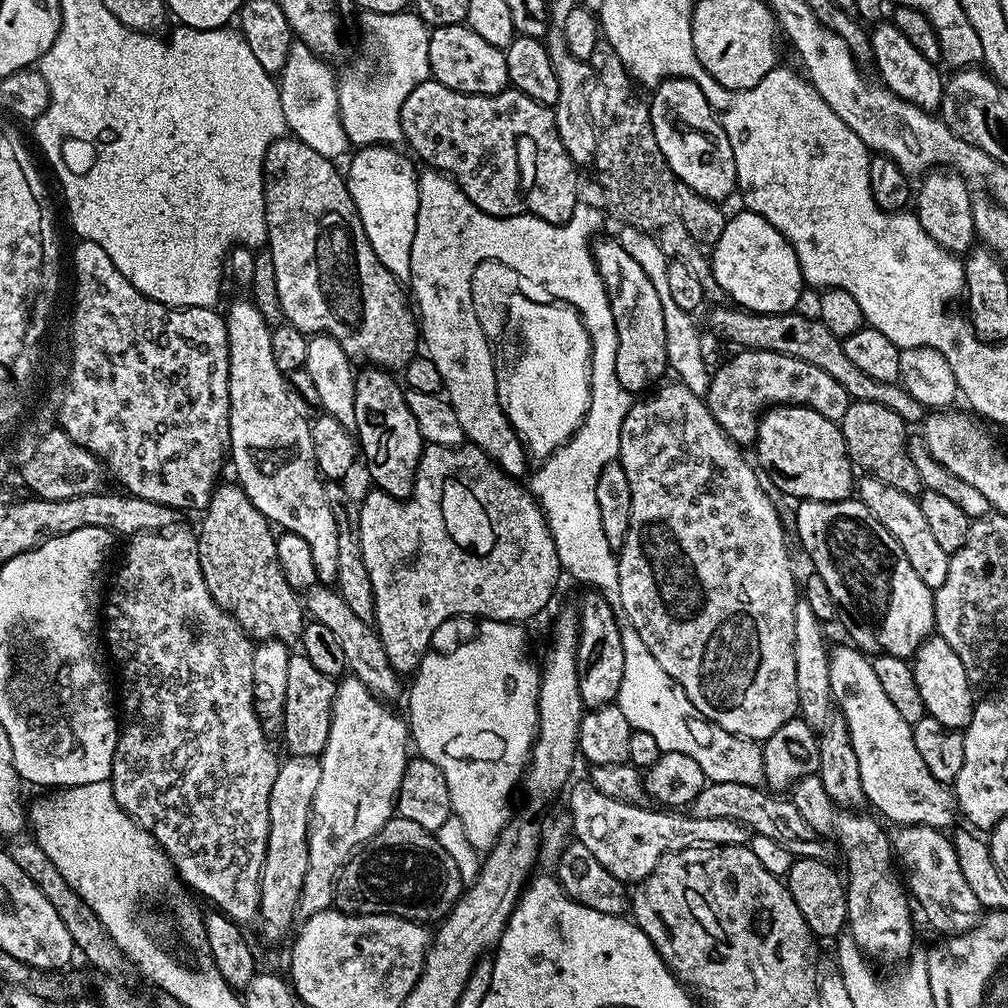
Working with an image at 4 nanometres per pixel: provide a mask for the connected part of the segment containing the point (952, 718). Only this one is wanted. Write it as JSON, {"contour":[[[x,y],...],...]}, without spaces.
{"contour":[[[938,634],[929,636],[923,646],[916,651],[916,655],[911,661],[911,666],[914,670],[914,682],[918,682],[918,691],[922,693],[925,713],[938,718],[938,722],[942,722],[942,726],[950,726],[961,730],[967,728],[972,720],[972,709],[974,707],[972,684],[968,681],[970,669],[964,665],[962,658],[958,658],[958,654],[954,654],[954,650],[950,650],[950,642],[946,642]]]}

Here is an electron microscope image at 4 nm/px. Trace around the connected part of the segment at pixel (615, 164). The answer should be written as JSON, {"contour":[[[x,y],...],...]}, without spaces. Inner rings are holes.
{"contour":[[[601,38],[598,46],[594,46],[590,63],[596,74],[590,90],[590,114],[592,121],[598,125],[594,169],[597,182],[604,187],[609,206],[624,219],[627,227],[650,234],[669,260],[677,260],[682,262],[682,266],[687,266],[690,274],[694,274],[702,285],[705,301],[713,300],[713,305],[723,305],[726,297],[714,278],[705,249],[696,244],[694,238],[686,234],[686,226],[682,226],[676,193],[678,181],[662,150],[658,150],[658,138],[654,138],[654,126],[648,113],[649,101],[636,93],[637,85],[629,76],[622,58],[614,54],[614,46],[610,46],[608,40]]]}

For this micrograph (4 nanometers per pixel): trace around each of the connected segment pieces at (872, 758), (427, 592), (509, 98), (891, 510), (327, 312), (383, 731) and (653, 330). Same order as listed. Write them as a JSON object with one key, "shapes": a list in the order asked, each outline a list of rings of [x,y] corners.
{"shapes":[[[[847,647],[831,649],[828,658],[830,690],[835,707],[850,730],[854,754],[858,754],[858,774],[862,774],[865,801],[869,805],[873,804],[877,808],[875,811],[885,821],[893,820],[893,825],[921,824],[948,830],[956,816],[958,820],[958,805],[953,789],[938,782],[938,778],[926,770],[914,746],[912,725],[899,716],[890,698],[886,698],[874,674],[871,659],[859,648]]],[[[465,442],[455,448],[428,444],[418,462],[416,481],[412,487],[412,494],[407,500],[399,500],[390,494],[379,490],[371,490],[364,496],[364,501],[359,501],[358,515],[356,518],[356,537],[360,543],[362,562],[366,566],[366,574],[370,576],[370,586],[374,590],[374,627],[380,635],[380,641],[384,647],[384,657],[393,672],[397,674],[415,673],[420,667],[420,659],[429,651],[428,643],[432,635],[443,626],[447,620],[455,616],[476,616],[480,620],[510,620],[513,622],[525,622],[531,616],[536,616],[552,600],[556,592],[556,583],[562,577],[560,566],[560,549],[557,537],[548,529],[550,523],[545,509],[541,508],[540,501],[532,495],[527,487],[520,485],[519,479],[513,478],[493,464],[487,452],[481,448]]],[[[429,78],[410,91],[409,97],[403,102],[399,117],[399,131],[404,132],[410,147],[416,151],[415,157],[428,163],[429,169],[443,172],[445,176],[451,176],[457,186],[464,191],[466,198],[491,216],[537,216],[551,224],[565,224],[574,214],[578,203],[576,197],[576,172],[577,165],[572,163],[570,154],[566,154],[566,146],[562,146],[562,138],[558,138],[558,126],[556,125],[556,113],[549,105],[539,104],[534,98],[515,90],[505,90],[493,96],[475,96],[458,90],[450,90],[450,86],[442,86],[442,82]]],[[[865,475],[863,479],[864,481],[861,484],[859,481],[858,484],[860,503],[868,507],[870,514],[874,514],[874,518],[878,518],[878,522],[882,522],[882,526],[886,526],[886,530],[890,530],[890,534],[894,534],[894,542],[898,542],[898,546],[902,546],[902,554],[906,554],[910,566],[914,566],[918,578],[922,578],[922,582],[926,582],[926,586],[930,589],[934,590],[938,586],[942,586],[942,582],[946,582],[950,554],[946,550],[942,550],[942,546],[938,546],[937,540],[934,539],[926,517],[922,514],[919,499],[910,494],[902,494],[902,490],[894,490],[894,486],[873,476]]],[[[281,138],[274,141],[264,155],[264,209],[268,223],[266,248],[273,256],[274,269],[277,274],[278,298],[281,299],[284,319],[305,334],[323,334],[334,338],[338,342],[338,346],[342,346],[342,350],[346,350],[346,354],[354,362],[385,370],[402,370],[418,352],[418,320],[410,307],[409,297],[402,284],[396,280],[390,270],[382,266],[377,254],[374,254],[374,250],[371,249],[366,231],[359,220],[358,210],[355,209],[355,204],[348,193],[345,177],[342,175],[341,169],[338,170],[336,167],[337,165],[333,161],[322,158],[322,154],[310,150],[310,146],[306,146],[295,138]]],[[[345,675],[336,685],[330,738],[326,738],[326,746],[318,757],[320,777],[318,790],[314,790],[312,821],[308,823],[308,869],[302,882],[298,909],[301,917],[307,918],[333,907],[336,877],[340,875],[344,863],[357,848],[376,836],[388,820],[393,819],[398,786],[410,759],[410,729],[403,715],[395,716],[388,708],[391,707],[370,694],[356,676]]],[[[619,239],[599,240],[592,244],[592,256],[596,259],[596,269],[608,291],[610,310],[614,314],[614,326],[618,334],[618,382],[629,394],[644,394],[653,386],[659,385],[665,379],[664,372],[666,376],[669,371],[662,302],[658,302],[658,290],[654,290],[654,285],[650,278],[646,278],[642,266],[638,266],[638,262],[634,262],[634,258],[630,258],[630,254],[622,250]]]]}

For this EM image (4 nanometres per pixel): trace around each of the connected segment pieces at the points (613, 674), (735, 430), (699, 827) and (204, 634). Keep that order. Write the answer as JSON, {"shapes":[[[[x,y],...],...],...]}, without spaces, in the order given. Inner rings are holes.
{"shapes":[[[[588,590],[584,601],[578,604],[580,613],[580,641],[576,647],[578,666],[578,694],[582,694],[585,709],[603,708],[615,701],[622,686],[622,670],[626,670],[626,658],[622,658],[622,634],[617,609],[595,590]]],[[[757,348],[740,350],[735,354],[737,356],[730,357],[720,369],[712,372],[712,381],[706,397],[710,414],[733,443],[741,446],[755,445],[756,425],[769,408],[798,404],[802,408],[818,410],[818,414],[837,422],[846,414],[850,397],[846,390],[842,390],[842,382],[830,378],[830,374],[826,374],[826,370],[821,370],[819,366],[810,366],[810,362],[802,362],[802,358],[790,358],[786,354]]],[[[584,782],[580,784],[572,793],[569,791],[568,796],[568,808],[572,811],[570,815],[570,828],[574,833],[575,839],[579,843],[586,846],[586,850],[590,850],[590,854],[594,854],[594,858],[598,858],[598,862],[602,862],[602,866],[606,866],[606,870],[610,870],[610,874],[614,874],[614,878],[623,880],[625,882],[639,882],[645,880],[648,875],[654,870],[654,866],[658,866],[658,862],[663,856],[667,856],[669,852],[681,852],[687,848],[695,848],[697,846],[715,846],[717,844],[742,844],[747,845],[750,840],[750,829],[745,824],[739,824],[738,822],[731,820],[730,818],[694,818],[691,814],[681,814],[676,810],[657,810],[655,807],[639,808],[633,804],[627,804],[626,802],[618,802],[614,798],[606,798],[606,794],[602,794],[602,790],[598,790],[591,782]]],[[[181,526],[173,527],[171,530],[162,532],[139,532],[138,535],[131,537],[127,541],[128,549],[124,552],[124,561],[120,564],[120,569],[116,572],[116,581],[112,584],[112,589],[107,589],[106,599],[102,604],[102,636],[106,641],[106,652],[109,657],[116,659],[116,668],[120,671],[120,688],[118,684],[118,708],[122,713],[122,719],[118,724],[118,735],[116,737],[116,749],[114,750],[114,762],[112,763],[112,774],[110,783],[112,793],[118,802],[118,806],[122,806],[125,814],[138,825],[141,830],[148,832],[156,839],[161,850],[168,855],[172,862],[173,868],[176,870],[177,877],[181,881],[184,880],[196,892],[201,892],[208,900],[213,900],[215,907],[223,912],[225,916],[231,918],[233,922],[241,926],[247,926],[248,923],[257,919],[260,911],[260,874],[262,862],[266,856],[266,842],[268,841],[269,826],[270,826],[270,790],[274,786],[274,778],[278,778],[278,770],[280,769],[281,761],[276,760],[276,752],[268,745],[268,740],[264,737],[266,731],[265,725],[262,723],[260,715],[256,712],[256,704],[252,701],[252,650],[254,647],[253,641],[250,639],[247,632],[236,623],[233,617],[222,611],[216,605],[214,600],[210,598],[210,592],[206,590],[206,582],[202,578],[202,566],[198,562],[198,550],[196,549],[197,537],[192,536],[186,529]]]]}

